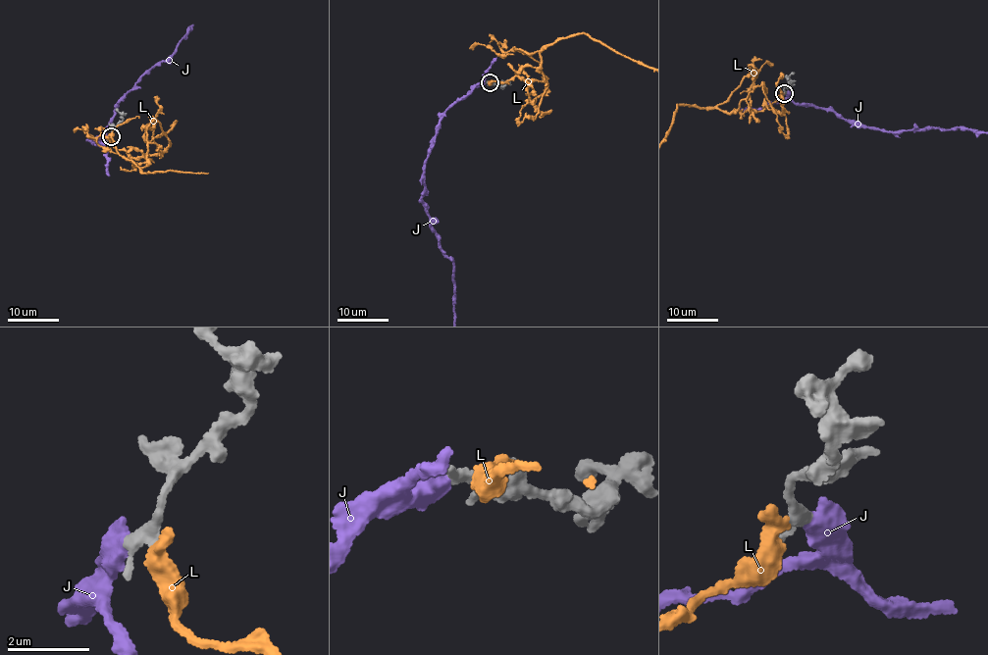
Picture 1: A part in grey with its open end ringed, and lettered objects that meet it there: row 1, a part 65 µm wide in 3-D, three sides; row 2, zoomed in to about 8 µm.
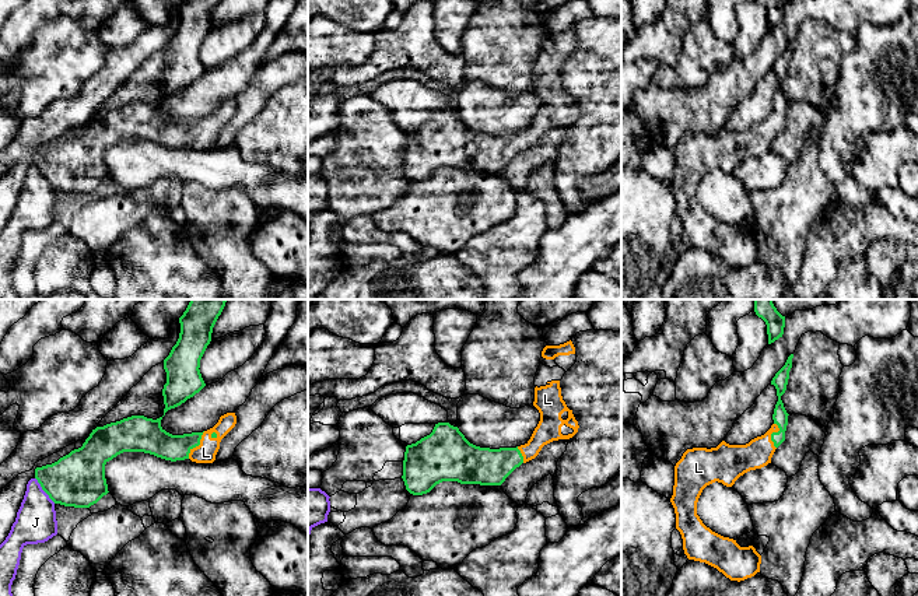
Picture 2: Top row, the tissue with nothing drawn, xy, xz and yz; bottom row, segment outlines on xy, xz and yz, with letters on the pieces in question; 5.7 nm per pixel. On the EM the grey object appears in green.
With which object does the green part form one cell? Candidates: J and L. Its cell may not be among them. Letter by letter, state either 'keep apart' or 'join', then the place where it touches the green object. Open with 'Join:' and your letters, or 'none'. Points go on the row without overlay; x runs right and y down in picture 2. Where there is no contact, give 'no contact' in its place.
Join: L
J: keep apart | xy (42, 175)
L: join | xy (198, 132)

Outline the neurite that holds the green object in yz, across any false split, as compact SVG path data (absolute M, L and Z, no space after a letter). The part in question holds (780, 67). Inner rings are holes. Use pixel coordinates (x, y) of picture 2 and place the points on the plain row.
M791 41L775 60L771 71L777 76L771 115L746 132L729 132L722 127L716 134L687 136L675 152L675 172L670 189L676 200L676 215L683 225L688 246L705 249L730 267L744 267L760 259L761 242L753 232L740 234L736 227L723 224L707 214L697 201L697 189L702 176L718 168L732 173L744 159L771 150L775 136L785 127L788 99L781 83L786 77Z

